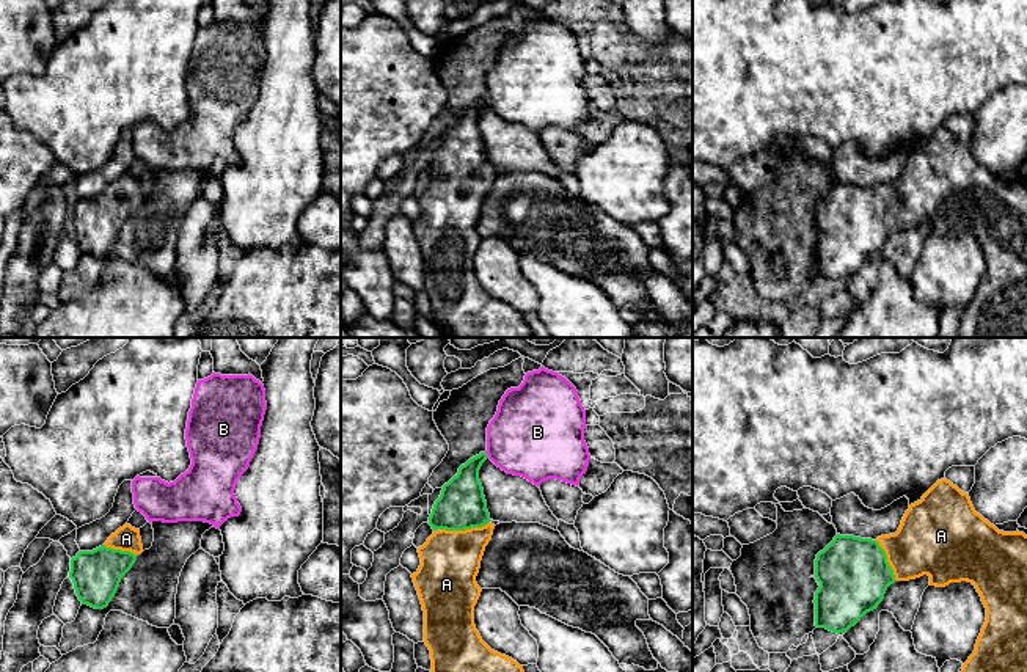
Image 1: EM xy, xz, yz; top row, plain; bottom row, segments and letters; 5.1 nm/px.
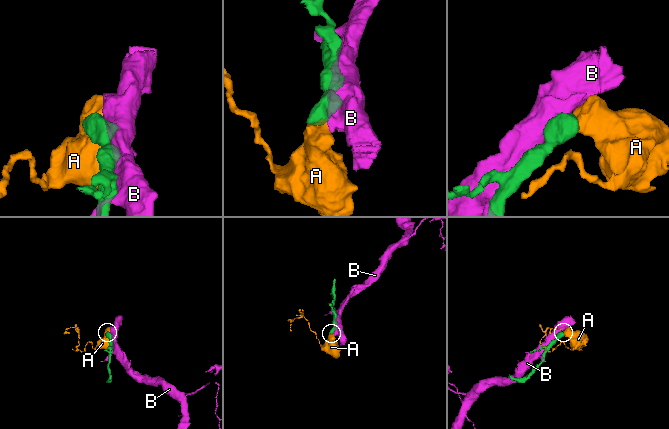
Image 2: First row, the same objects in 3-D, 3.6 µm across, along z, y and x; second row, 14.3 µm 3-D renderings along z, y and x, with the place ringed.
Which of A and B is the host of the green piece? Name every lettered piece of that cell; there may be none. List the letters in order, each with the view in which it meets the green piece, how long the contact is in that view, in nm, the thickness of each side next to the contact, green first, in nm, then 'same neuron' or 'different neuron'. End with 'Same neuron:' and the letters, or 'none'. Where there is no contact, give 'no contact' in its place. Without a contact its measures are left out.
A: contact in xz; length 260 nm; calibres 240 and 300 nm; same neuron
B: contact in xz; length 40 nm; calibres 220 and 420 nm; different neuron
Same neuron: A

